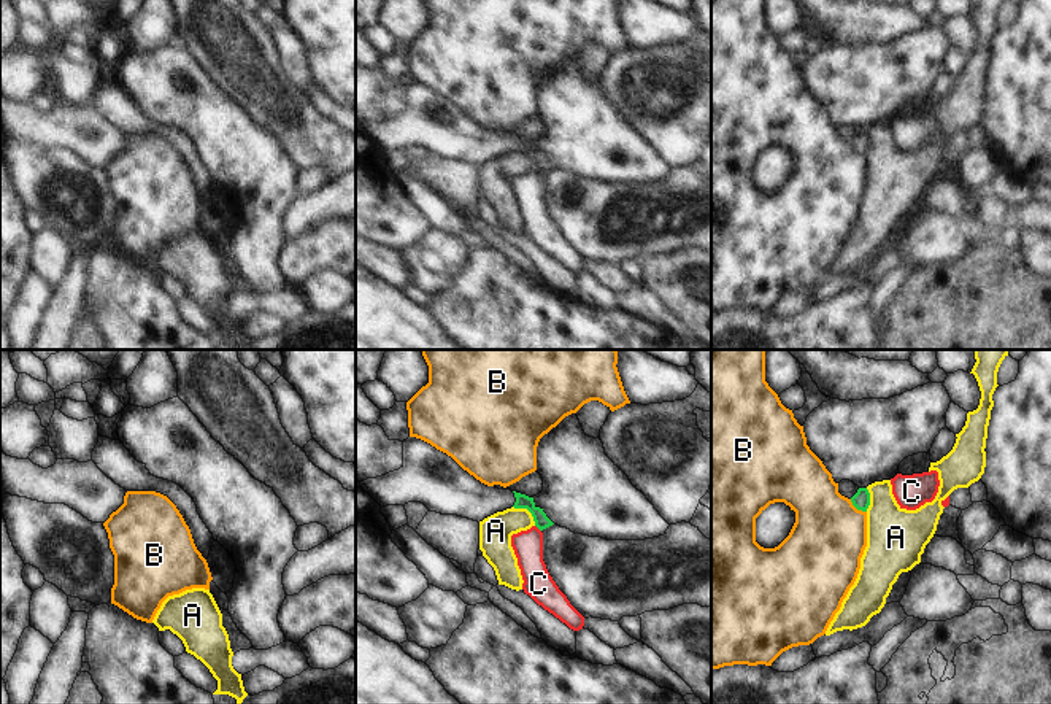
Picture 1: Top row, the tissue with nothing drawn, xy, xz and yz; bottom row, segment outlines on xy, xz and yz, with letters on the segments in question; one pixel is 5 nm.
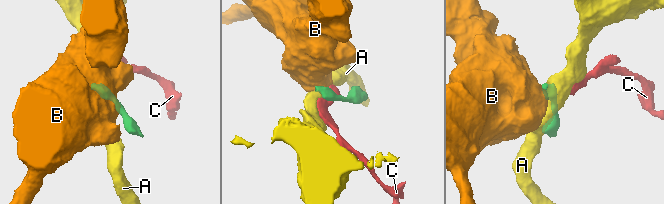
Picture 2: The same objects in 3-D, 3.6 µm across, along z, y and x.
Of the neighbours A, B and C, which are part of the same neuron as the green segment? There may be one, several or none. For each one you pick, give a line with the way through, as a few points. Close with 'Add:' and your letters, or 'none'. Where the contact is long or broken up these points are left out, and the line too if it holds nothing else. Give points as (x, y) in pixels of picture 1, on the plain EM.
Add: none

